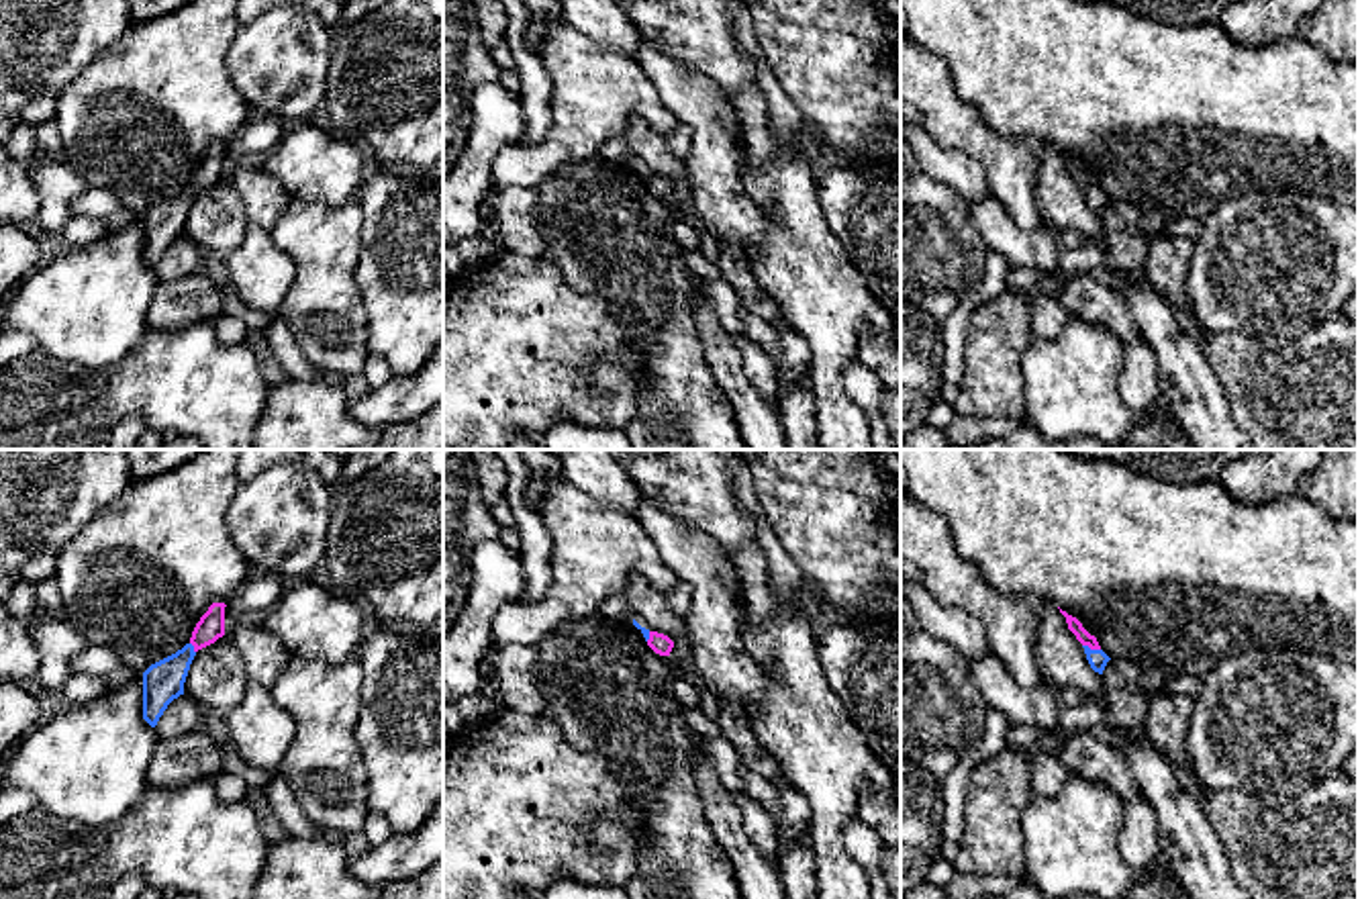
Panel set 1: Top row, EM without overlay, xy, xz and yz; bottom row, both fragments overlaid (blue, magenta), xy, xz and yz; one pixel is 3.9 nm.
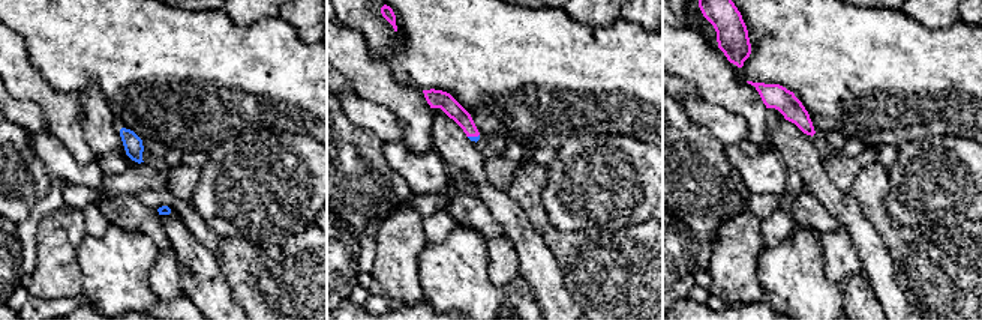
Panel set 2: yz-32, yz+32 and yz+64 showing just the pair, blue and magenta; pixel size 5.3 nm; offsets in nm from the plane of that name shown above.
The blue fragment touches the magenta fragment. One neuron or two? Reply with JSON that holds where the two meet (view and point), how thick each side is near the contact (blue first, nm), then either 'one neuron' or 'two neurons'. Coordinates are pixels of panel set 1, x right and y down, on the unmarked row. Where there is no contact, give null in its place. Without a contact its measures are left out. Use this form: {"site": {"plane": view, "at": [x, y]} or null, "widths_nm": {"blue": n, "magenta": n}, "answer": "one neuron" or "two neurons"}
{"site": {"plane": "yz", "at": [1089, 191]}, "widths_nm": {"blue": 80, "magenta": 60}, "answer": "one neuron"}

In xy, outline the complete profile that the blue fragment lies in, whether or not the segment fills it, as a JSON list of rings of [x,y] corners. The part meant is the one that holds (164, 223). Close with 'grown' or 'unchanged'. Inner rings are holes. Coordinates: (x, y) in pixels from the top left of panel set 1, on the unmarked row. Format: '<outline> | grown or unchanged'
[[[212,145],[196,165],[190,184],[143,215],[143,262],[155,270],[167,247],[184,237],[184,225],[198,192],[225,178],[225,145]]] | grown

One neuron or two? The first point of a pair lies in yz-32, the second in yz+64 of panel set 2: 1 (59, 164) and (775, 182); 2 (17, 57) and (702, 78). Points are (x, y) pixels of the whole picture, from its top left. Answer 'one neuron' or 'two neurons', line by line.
1: one neuron
2: one neuron

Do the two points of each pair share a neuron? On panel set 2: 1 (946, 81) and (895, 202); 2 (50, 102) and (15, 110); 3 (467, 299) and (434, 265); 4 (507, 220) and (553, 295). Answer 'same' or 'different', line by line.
1: different
2: different
3: same
4: same

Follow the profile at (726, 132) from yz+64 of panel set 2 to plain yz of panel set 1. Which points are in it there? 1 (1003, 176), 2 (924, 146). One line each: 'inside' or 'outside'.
1: outside
2: inside

